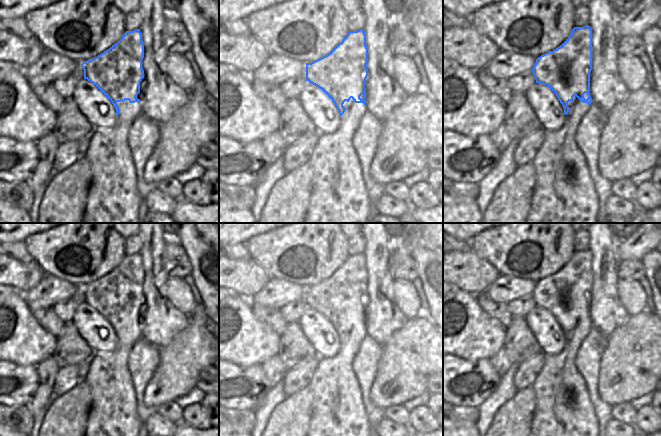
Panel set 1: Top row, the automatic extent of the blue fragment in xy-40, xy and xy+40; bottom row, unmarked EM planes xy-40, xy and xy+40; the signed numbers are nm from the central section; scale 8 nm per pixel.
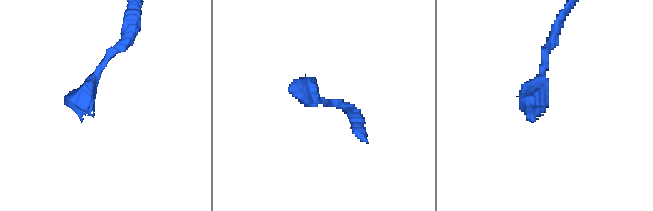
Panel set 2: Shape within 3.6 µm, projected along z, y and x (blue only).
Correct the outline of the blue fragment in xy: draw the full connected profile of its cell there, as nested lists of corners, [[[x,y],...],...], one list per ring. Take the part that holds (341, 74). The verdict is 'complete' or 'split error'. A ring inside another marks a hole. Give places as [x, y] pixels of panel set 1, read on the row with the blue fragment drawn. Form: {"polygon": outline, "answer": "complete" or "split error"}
{"polygon": [[[364,29],[348,31],[341,43],[336,45],[327,55],[306,63],[306,81],[319,87],[335,104],[340,116],[346,110],[344,102],[352,98],[355,103],[366,106],[366,78],[368,76],[368,48]]], "answer": "complete"}

